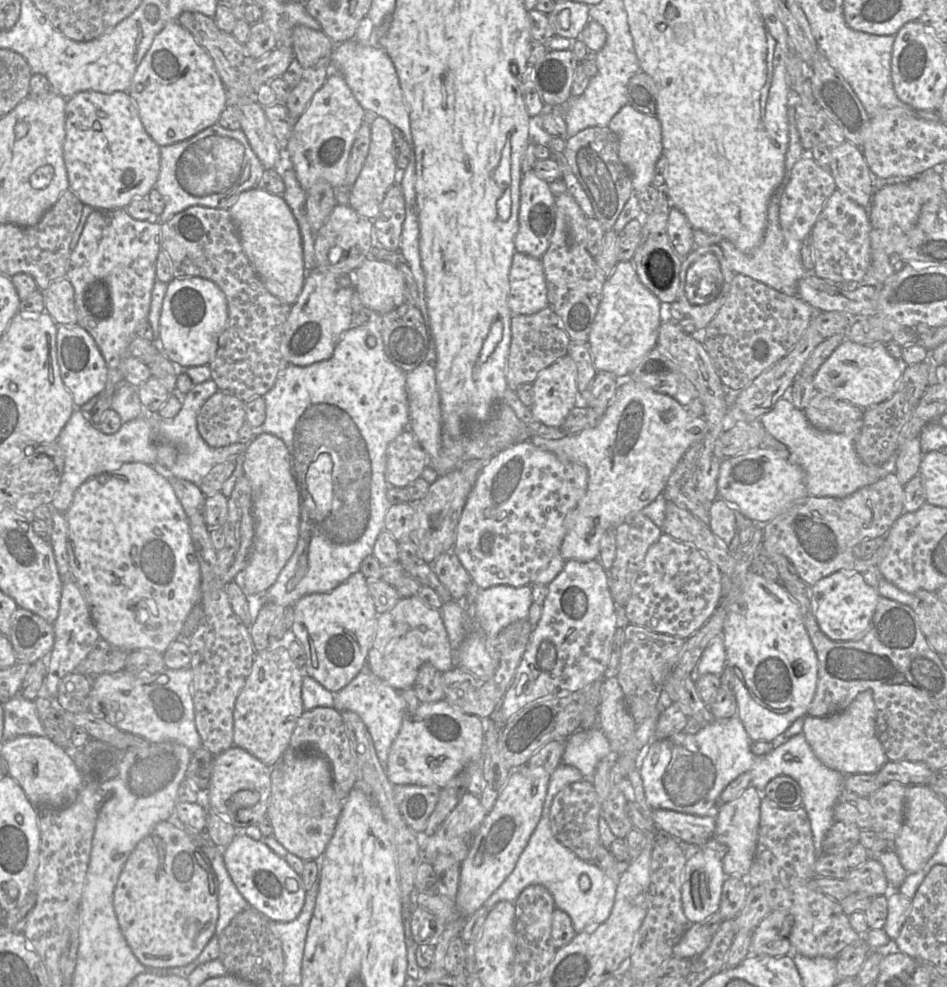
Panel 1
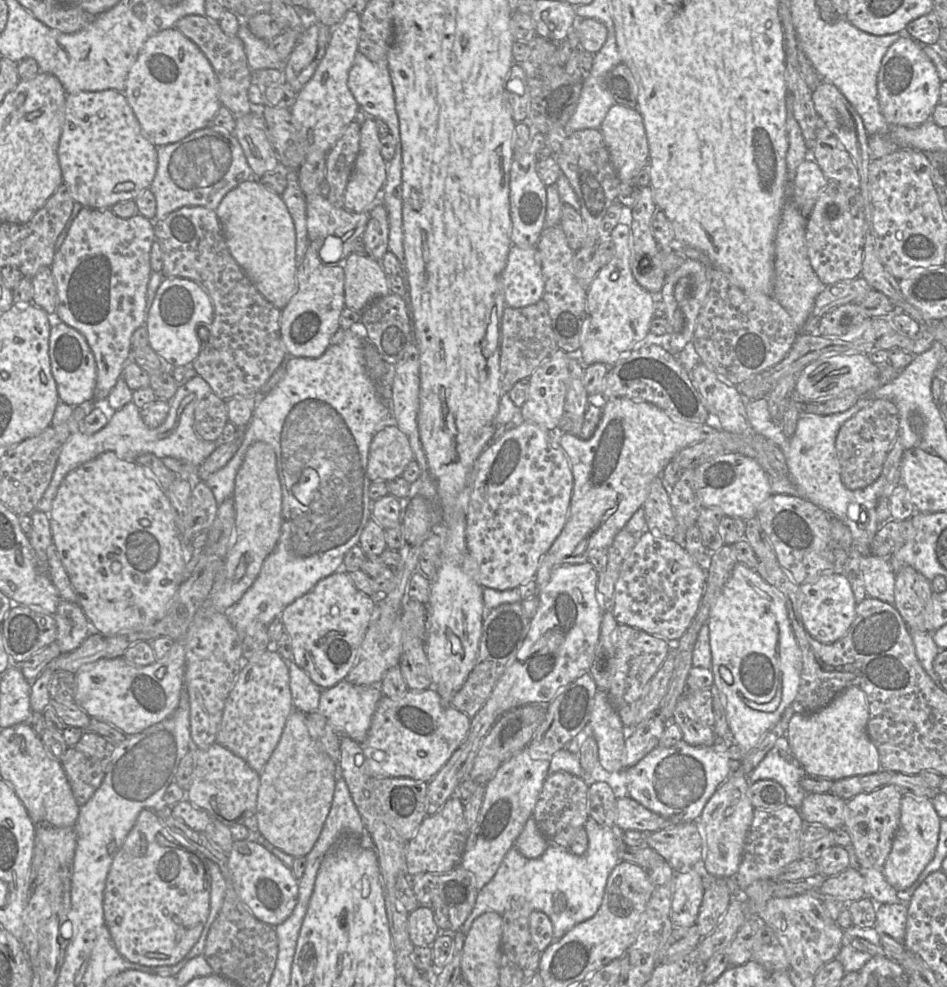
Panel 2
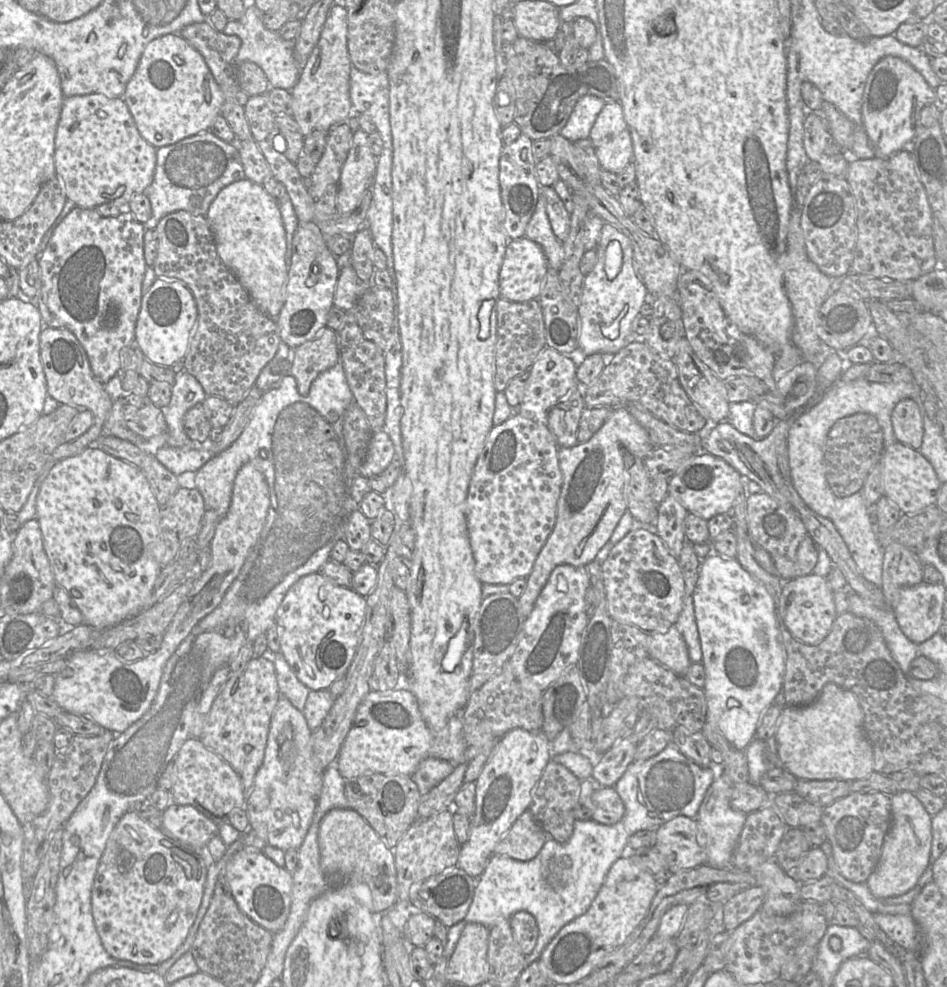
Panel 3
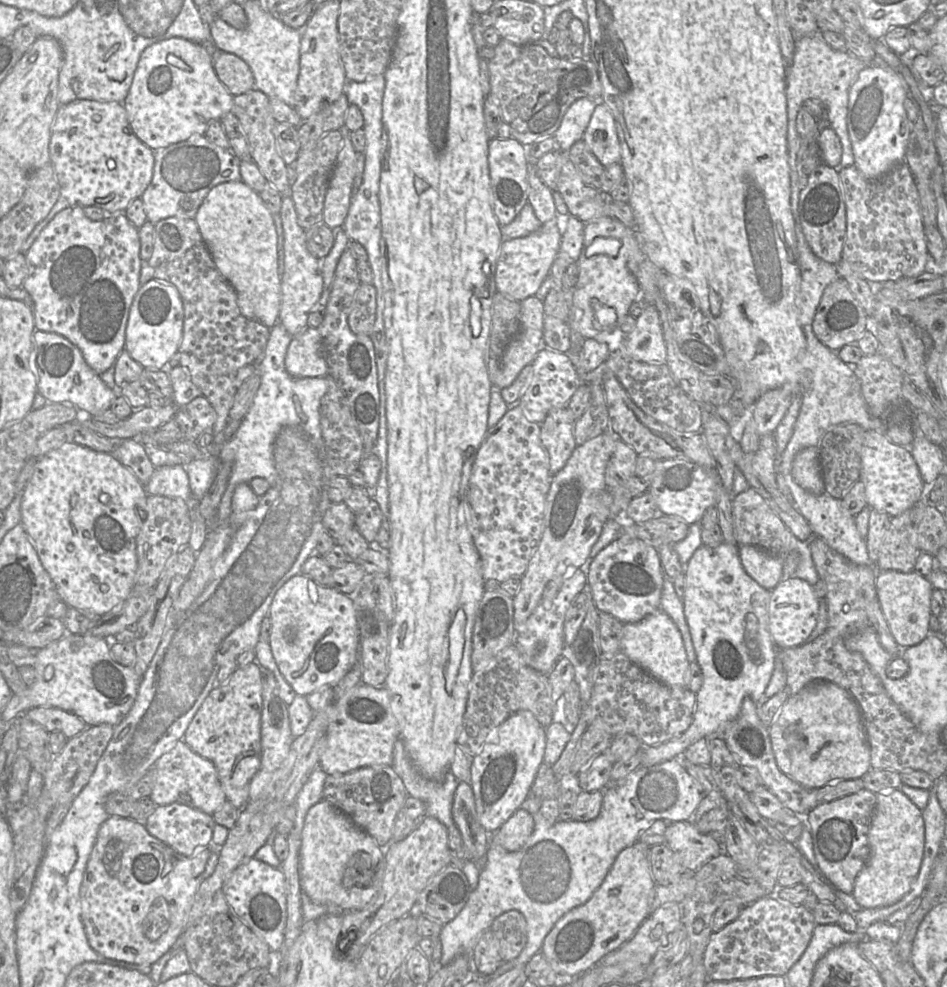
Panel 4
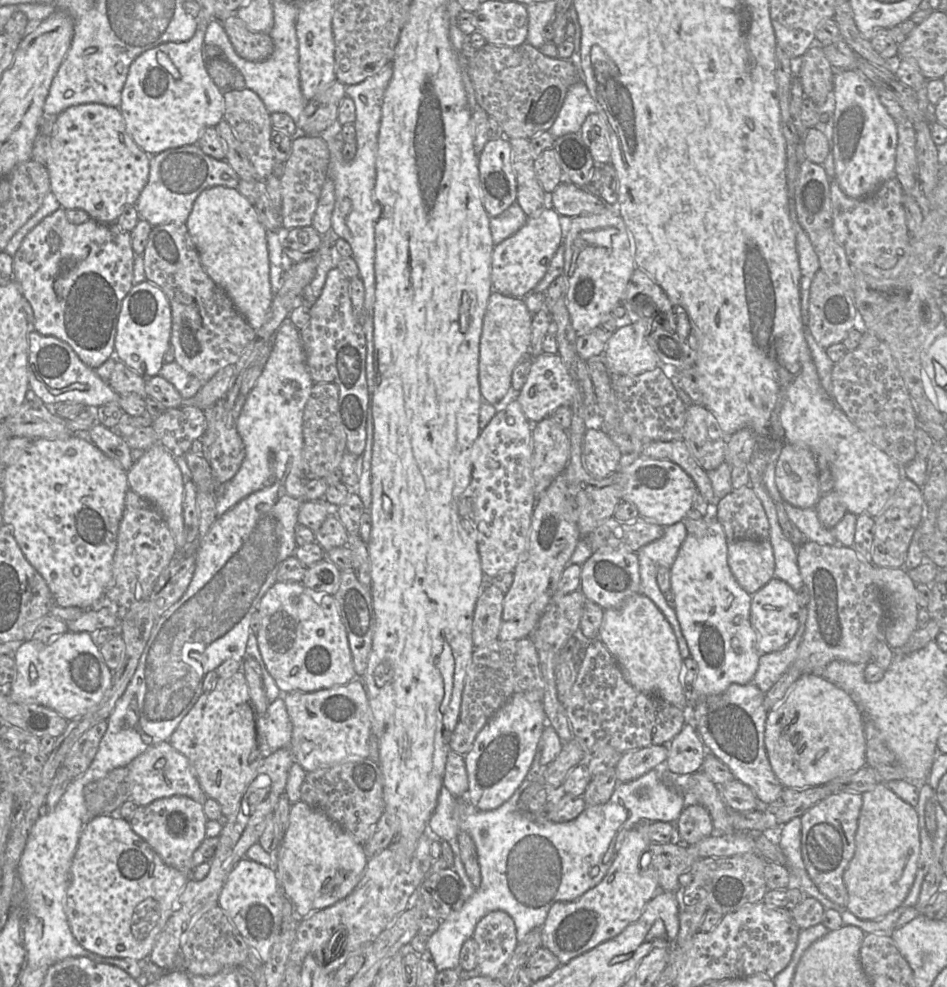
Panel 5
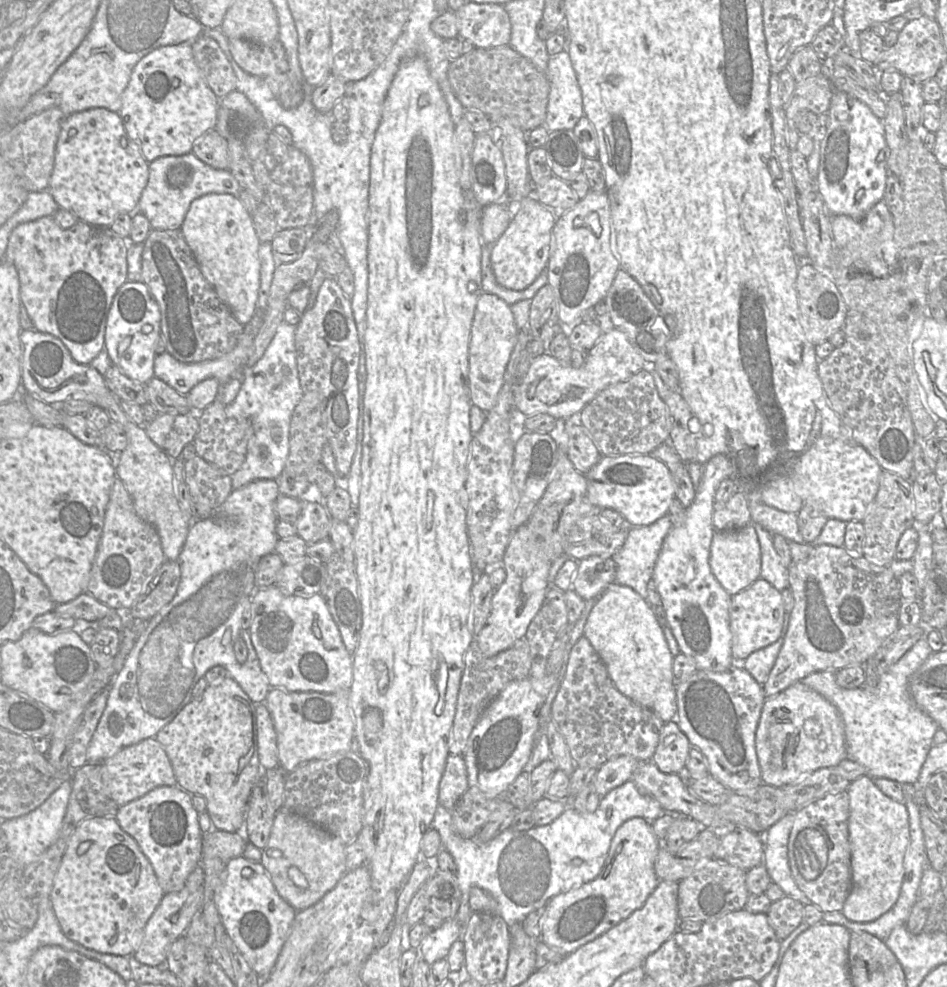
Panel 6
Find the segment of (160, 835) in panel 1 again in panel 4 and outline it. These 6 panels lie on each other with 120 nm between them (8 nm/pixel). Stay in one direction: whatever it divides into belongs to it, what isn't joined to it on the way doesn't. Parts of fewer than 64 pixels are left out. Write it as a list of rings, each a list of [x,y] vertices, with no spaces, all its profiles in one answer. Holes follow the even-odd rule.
[[[106,819],[98,830],[80,886],[80,917],[90,947],[106,958],[131,964],[151,966],[160,959],[183,933],[213,848],[202,848],[192,856],[184,856],[151,836],[134,820]]]

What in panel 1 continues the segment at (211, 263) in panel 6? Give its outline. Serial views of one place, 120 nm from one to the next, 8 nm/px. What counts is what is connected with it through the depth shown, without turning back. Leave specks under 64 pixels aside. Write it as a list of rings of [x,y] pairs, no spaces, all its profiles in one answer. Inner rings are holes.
[[[254,187],[241,193],[228,210],[243,251],[266,289],[288,305],[295,303],[302,291],[307,271],[303,261],[300,229],[283,197]]]

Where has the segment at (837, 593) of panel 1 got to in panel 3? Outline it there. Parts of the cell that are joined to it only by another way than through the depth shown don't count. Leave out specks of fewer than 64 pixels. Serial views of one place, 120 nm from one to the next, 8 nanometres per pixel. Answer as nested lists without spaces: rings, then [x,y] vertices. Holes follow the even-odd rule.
[[[815,574],[784,581],[777,599],[776,612],[779,628],[782,621],[795,639],[809,645],[819,644],[829,634],[837,617],[834,592],[825,577]]]

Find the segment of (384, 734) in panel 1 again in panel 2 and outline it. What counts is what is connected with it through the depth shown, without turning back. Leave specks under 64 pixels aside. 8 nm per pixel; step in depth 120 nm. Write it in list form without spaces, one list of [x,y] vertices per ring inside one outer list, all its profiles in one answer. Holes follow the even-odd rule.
[[[342,680],[322,691],[317,711],[329,721],[339,735],[362,743],[367,737],[373,714],[382,697],[383,693],[379,686],[354,685]]]

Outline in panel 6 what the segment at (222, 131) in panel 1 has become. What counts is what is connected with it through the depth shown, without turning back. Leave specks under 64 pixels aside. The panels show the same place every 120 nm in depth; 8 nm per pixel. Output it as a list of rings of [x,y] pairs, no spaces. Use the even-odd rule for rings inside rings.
[[[192,152],[159,157],[149,163],[149,179],[141,194],[138,211],[147,217],[154,230],[180,229],[197,191],[207,185],[223,185],[222,181],[228,181],[229,176],[232,176],[229,169],[215,169]]]

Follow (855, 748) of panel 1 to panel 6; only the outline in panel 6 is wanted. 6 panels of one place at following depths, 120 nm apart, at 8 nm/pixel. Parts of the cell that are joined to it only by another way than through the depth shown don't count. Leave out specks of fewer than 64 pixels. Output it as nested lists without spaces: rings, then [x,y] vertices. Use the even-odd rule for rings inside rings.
[[[801,681],[793,683],[773,697],[766,698],[756,729],[755,748],[762,782],[777,787],[792,784],[819,768],[834,767],[847,759],[844,723],[839,711]]]

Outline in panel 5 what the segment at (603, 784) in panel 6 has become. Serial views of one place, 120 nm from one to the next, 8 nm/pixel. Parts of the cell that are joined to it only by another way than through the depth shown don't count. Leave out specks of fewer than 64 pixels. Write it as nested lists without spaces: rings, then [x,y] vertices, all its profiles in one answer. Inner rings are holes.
[[[650,745],[623,753],[615,766],[619,783],[629,782],[666,761],[668,745]]]

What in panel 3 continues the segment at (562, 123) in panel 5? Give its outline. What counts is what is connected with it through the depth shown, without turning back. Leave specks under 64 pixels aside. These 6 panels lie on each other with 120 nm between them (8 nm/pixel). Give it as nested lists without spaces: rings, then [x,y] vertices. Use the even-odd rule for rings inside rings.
[[[593,95],[580,98],[559,134],[573,143],[588,138],[605,103],[601,98]]]

